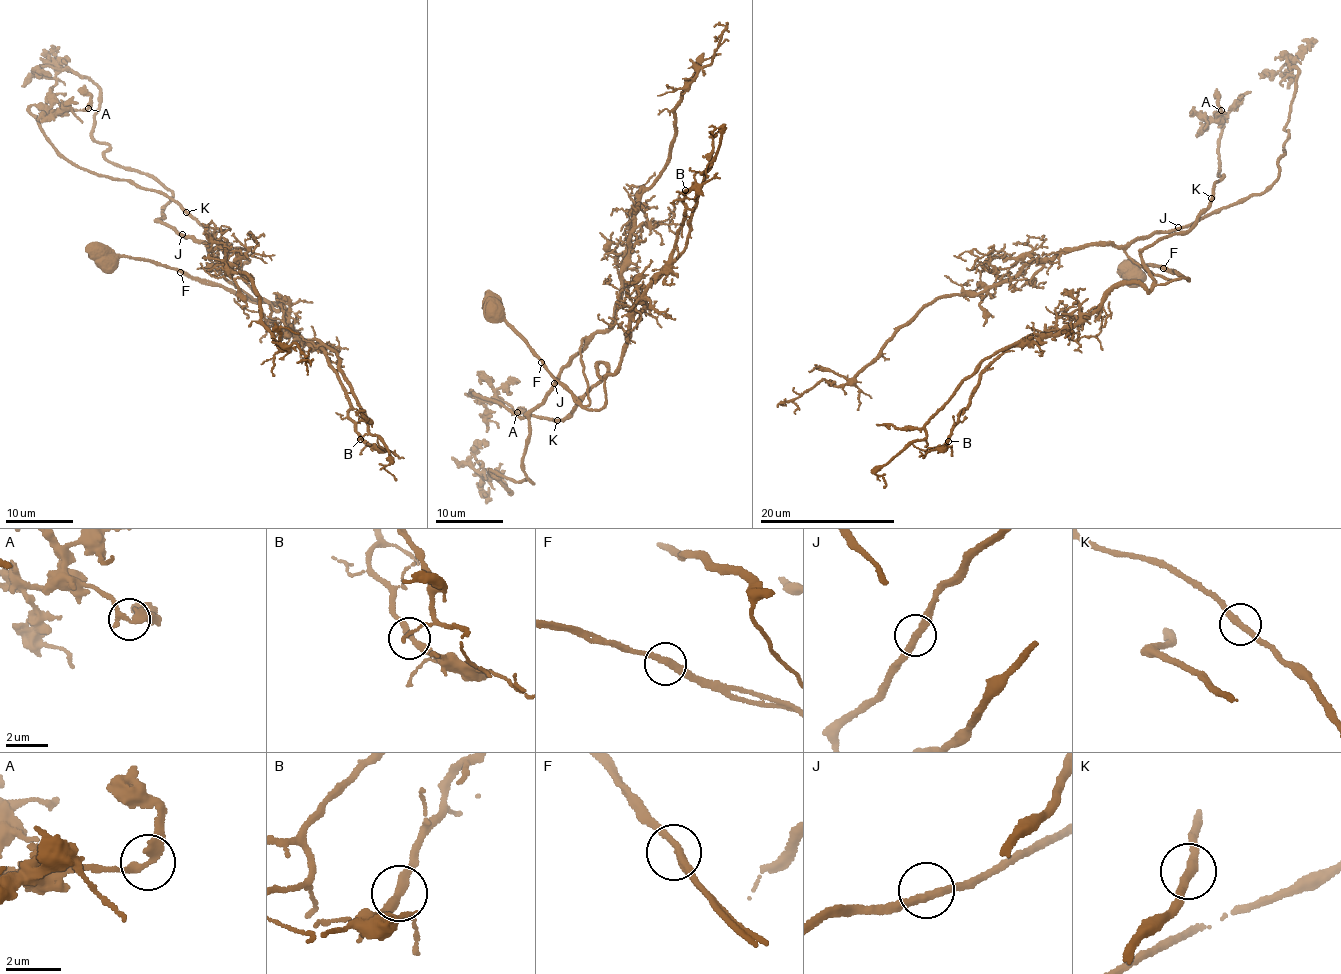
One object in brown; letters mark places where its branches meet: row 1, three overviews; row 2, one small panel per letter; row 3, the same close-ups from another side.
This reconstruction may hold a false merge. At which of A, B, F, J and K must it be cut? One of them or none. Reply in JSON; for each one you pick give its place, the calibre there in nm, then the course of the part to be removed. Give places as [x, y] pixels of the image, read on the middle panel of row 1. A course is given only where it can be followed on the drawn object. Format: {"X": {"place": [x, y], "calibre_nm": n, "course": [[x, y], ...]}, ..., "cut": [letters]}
{"F": {"place": [541, 362], "calibre_nm": 280, "course": [[542, 363], [586, 409], [601, 409], [602, 363], [605, 375], [556, 422], [468, 395], [517, 408]]}, "cut": ["F"]}

